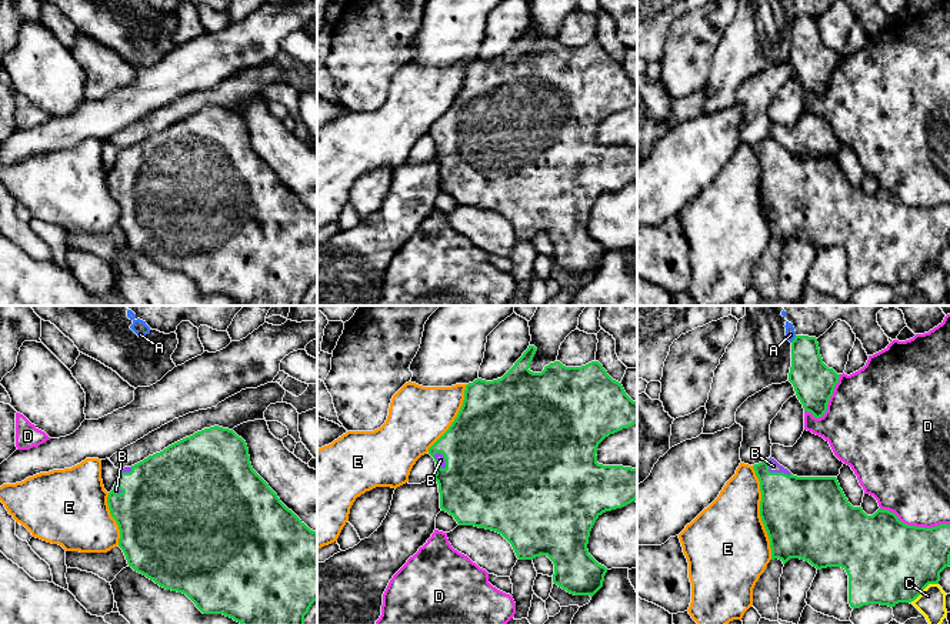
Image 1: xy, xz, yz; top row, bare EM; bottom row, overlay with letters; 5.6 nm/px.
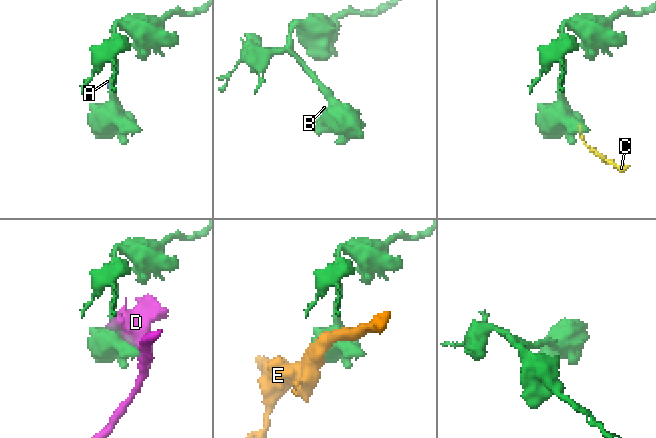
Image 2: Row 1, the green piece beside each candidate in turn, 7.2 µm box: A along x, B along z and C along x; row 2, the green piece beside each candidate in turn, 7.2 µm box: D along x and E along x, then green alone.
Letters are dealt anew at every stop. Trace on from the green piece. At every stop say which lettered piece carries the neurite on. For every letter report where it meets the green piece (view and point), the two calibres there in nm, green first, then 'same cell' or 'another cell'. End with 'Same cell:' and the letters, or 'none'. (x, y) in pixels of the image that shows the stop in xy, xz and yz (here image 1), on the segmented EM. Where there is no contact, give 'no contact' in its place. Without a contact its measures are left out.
A: contact yz (794, 339); calibres 220 and 60 nm; another cell
B: contact yz (774, 473); calibres 400 and 60 nm; same cell
C: contact yz (923, 589); calibres 460 and 160 nm; another cell
D: contact yz (914, 526); calibres 460 and 420 nm; another cell
E: contact yz (760, 513); calibres 460 and 460 nm; another cell
Same cell: B

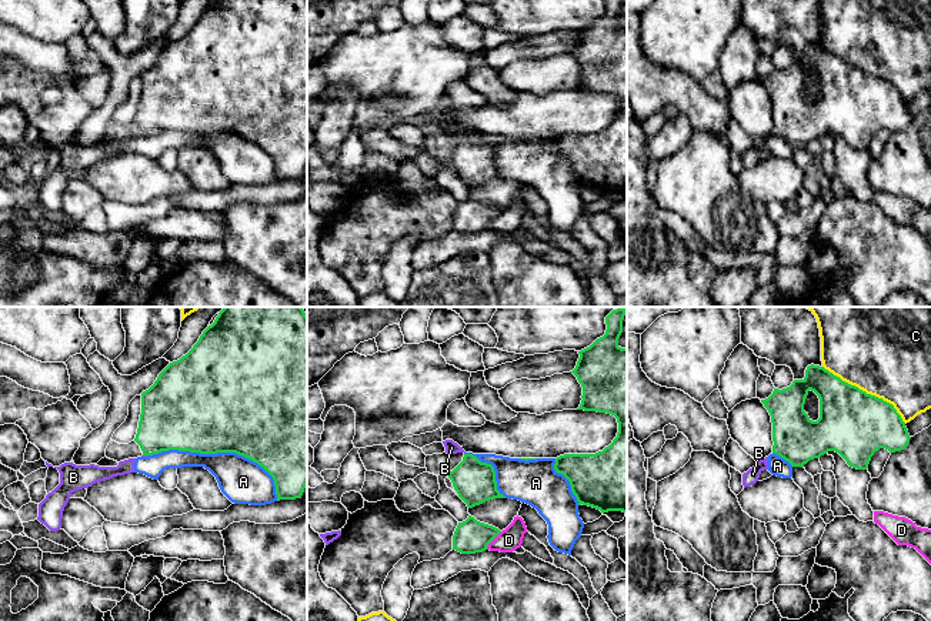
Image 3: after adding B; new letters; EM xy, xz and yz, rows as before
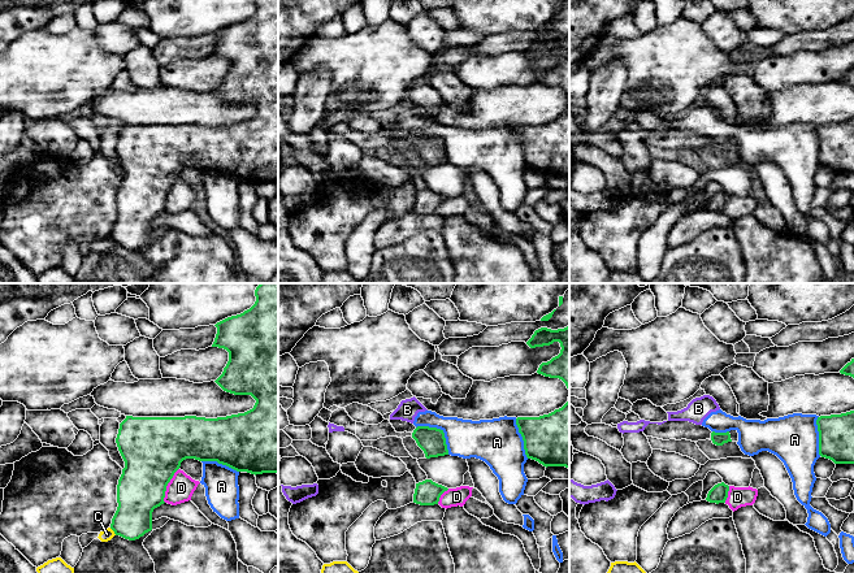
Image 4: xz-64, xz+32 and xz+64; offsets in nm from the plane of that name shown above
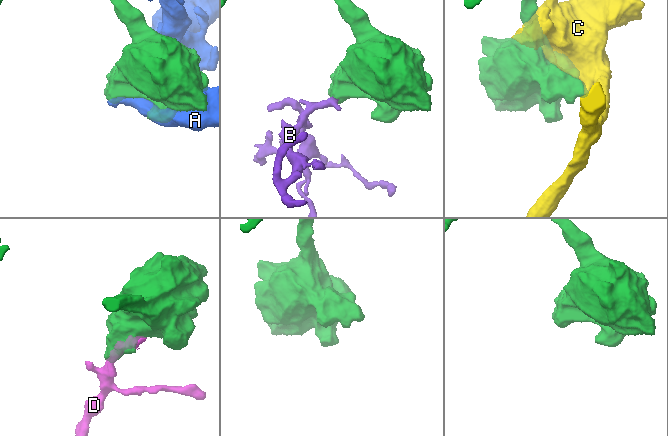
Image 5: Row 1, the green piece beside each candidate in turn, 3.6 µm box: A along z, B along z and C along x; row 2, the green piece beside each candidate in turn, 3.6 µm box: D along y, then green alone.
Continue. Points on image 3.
A: contact xy (222, 451); calibres 500 and 260 nm; another cell
B: contact xy (146, 454); calibres 360 and 20 nm; another cell
C: contact yz (866, 393); calibres 380 and 480 nm; another cell
D: contact xz (493, 538); calibres 190 and 140 nm; another cell
Same cell: none

